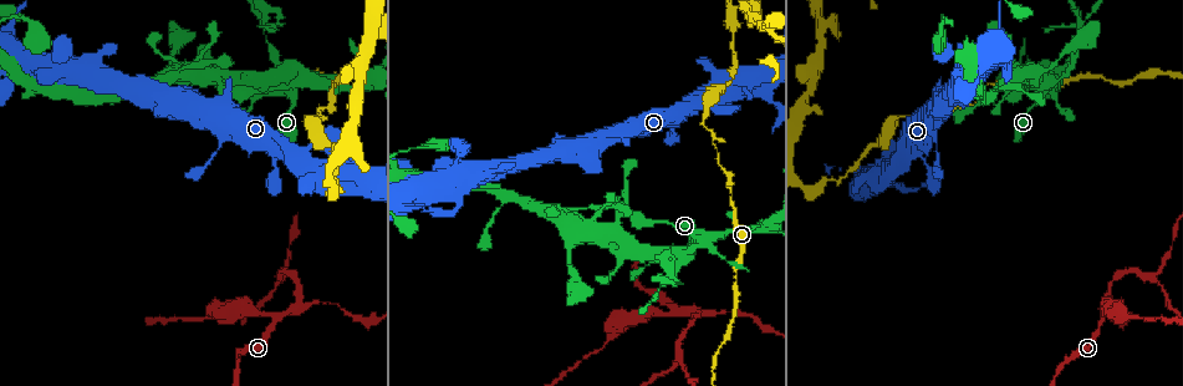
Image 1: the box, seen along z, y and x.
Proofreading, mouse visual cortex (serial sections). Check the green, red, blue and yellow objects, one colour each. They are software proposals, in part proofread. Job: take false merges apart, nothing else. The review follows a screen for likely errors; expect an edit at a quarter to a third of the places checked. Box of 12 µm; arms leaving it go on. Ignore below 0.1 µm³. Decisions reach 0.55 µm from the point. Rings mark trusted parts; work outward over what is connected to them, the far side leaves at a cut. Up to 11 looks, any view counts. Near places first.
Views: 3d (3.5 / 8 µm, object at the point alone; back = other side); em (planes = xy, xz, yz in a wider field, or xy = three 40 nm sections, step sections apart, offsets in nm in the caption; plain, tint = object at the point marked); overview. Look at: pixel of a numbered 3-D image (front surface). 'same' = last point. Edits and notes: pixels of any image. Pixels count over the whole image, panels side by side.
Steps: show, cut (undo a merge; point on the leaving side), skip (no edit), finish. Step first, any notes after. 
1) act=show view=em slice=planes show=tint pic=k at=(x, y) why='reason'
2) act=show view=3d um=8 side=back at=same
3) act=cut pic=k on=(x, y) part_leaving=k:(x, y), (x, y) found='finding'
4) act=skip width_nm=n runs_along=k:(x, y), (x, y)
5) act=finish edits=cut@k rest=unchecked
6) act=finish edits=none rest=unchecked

act=show view=3d um=8 pic=1 at=(706, 109) why='sharp bend'

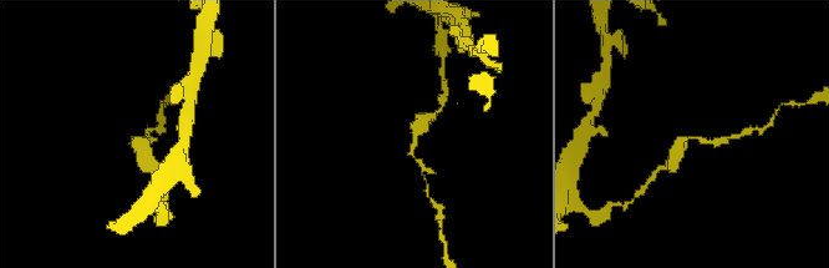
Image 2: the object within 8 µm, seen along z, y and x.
act=show view=3d um=3.5 side=back pic=2 at=(697, 138) why='closer look'

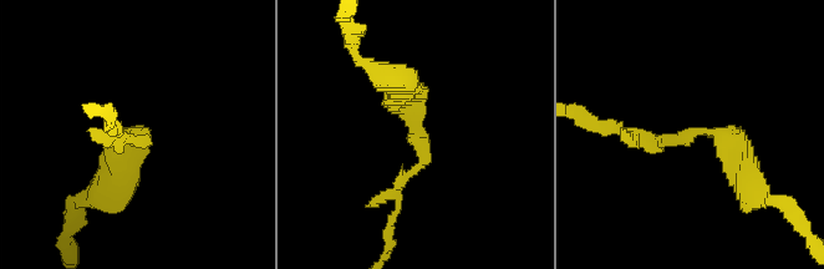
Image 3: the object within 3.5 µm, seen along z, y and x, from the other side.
act=show view=em slice=xy step=1 show=tint pic=3 at=(136, 129) arm_widths_nm=150,400

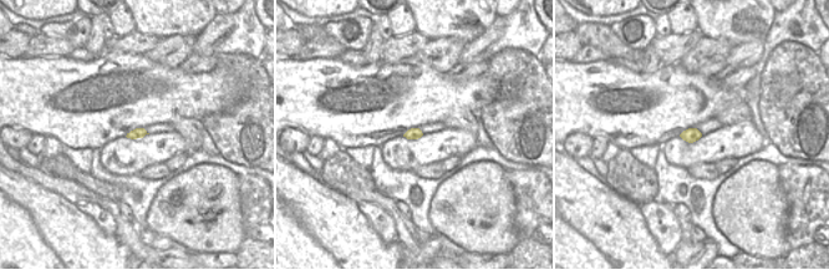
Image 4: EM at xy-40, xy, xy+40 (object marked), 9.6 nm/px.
act=skip runs_along=3:(637, 131), (666, 142), (717, 131), (749, 181) found='continuous, no second cell'

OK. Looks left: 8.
act=show view=3d um=3.5 pic=1 at=(682, 247) why='sudden change in width'

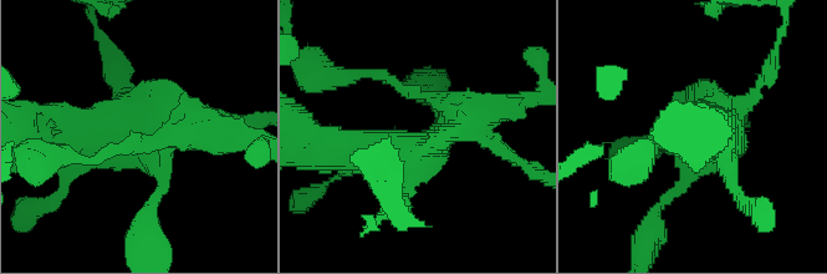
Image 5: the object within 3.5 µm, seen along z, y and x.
act=show view=em slice=xy step=2 show=tint at=same why='shape alone is not enough'

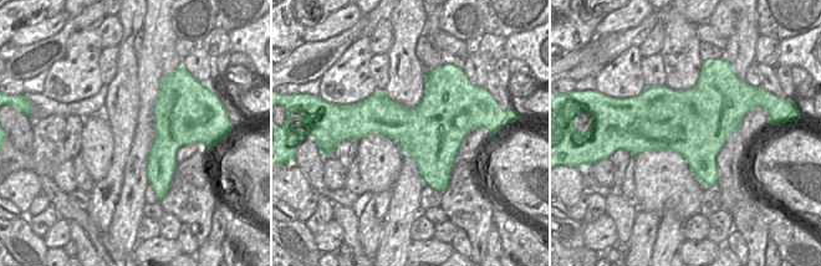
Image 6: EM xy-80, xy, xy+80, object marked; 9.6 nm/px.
act=show view=em slice=planes show=tint at=same

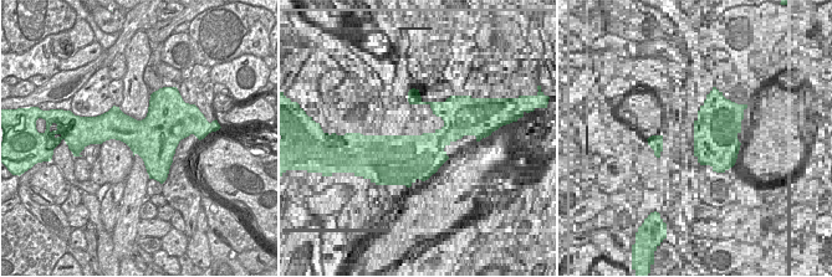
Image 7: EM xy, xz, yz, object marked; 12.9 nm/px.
act=skip runs_along=5:(161, 188), (134, 135), (42, 138) found='all the same cell'

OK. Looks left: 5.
act=show view=3d um=3.5 pic=1 at=(1081, 26)

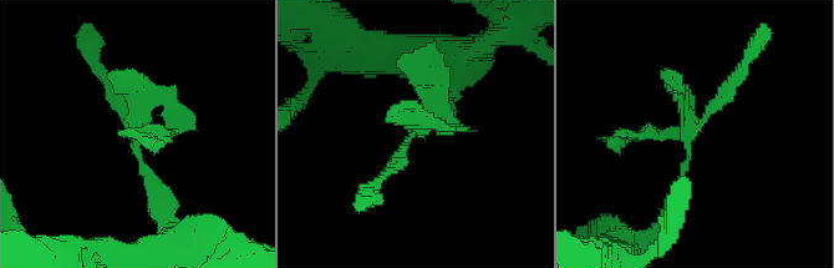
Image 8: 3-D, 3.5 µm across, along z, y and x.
act=show view=em slice=planes show=tint pic=8 at=(689, 125) why='now the EM'

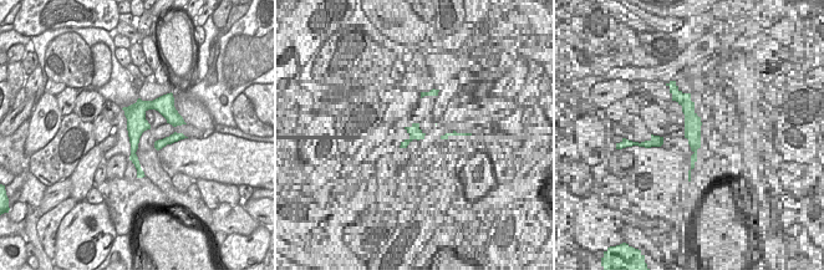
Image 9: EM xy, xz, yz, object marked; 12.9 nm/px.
act=cut pic=8 on=(412, 119) border=9:(131, 151), (135, 153) found='two cells meet here'

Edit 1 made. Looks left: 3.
act=show view=3d um=8 pic=1 at=(821, 185) why='abrupt turn'

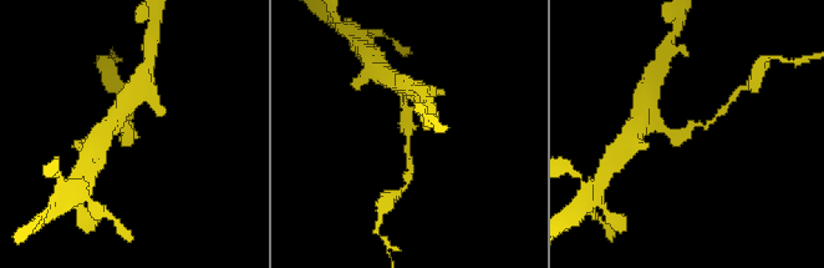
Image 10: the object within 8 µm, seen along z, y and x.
act=show view=3d um=3.5 pic=10 at=(406, 126) why='closer look'

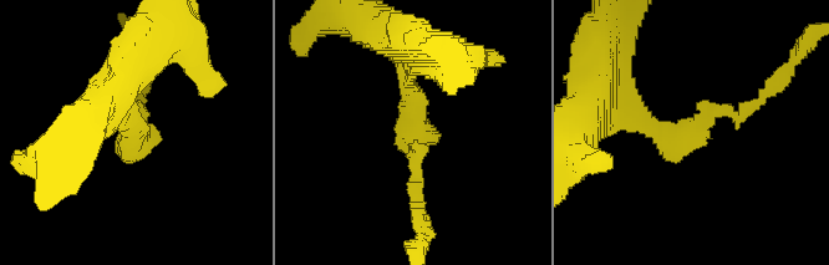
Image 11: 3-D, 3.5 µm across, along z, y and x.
act=cut pic=11 on=(637, 121) arm_widths_nm=150,200 part_leaving=11:(701, 123), (660, 131), (615, 74) found='a second cell is stuck on'

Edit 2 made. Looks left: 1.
act=finish edits=cut@8,cut@11 rest=unchecked

